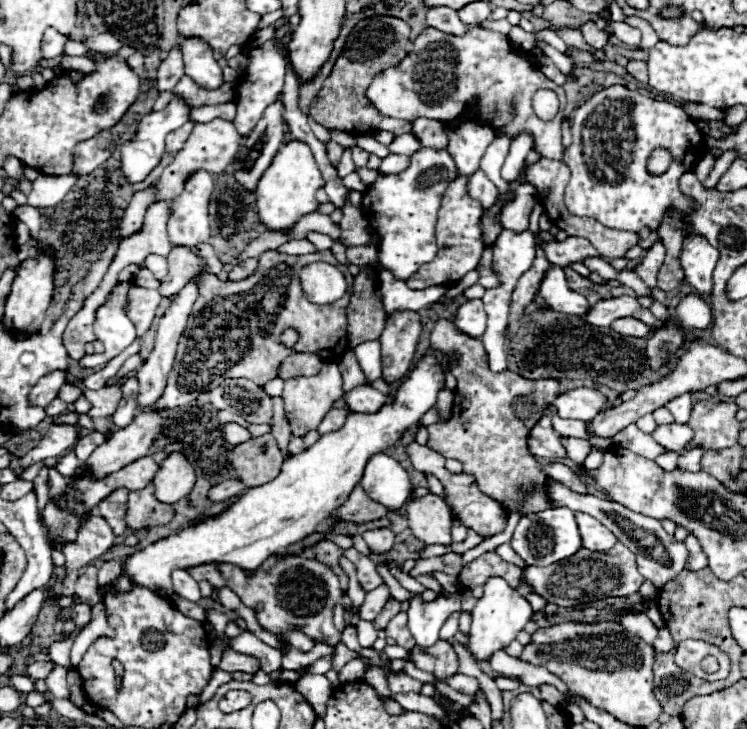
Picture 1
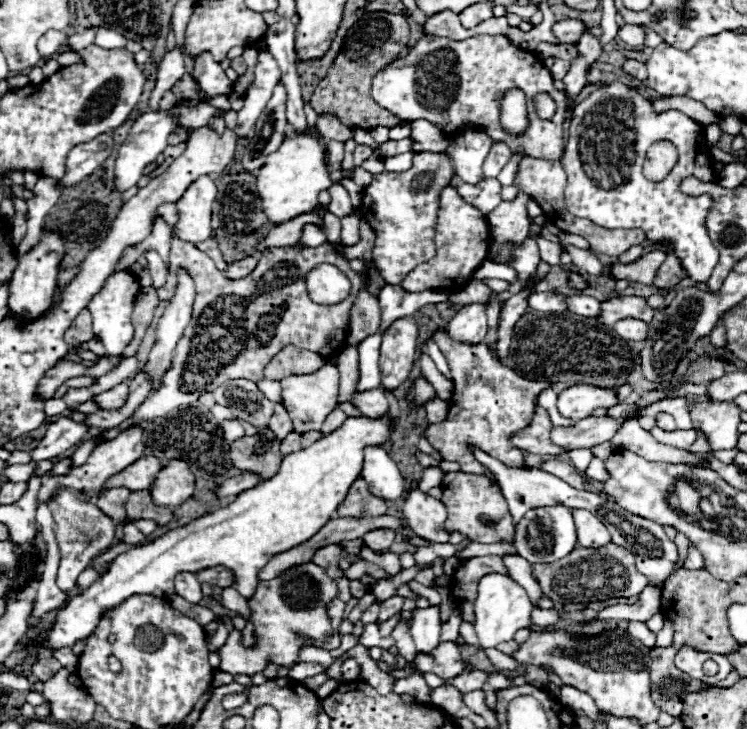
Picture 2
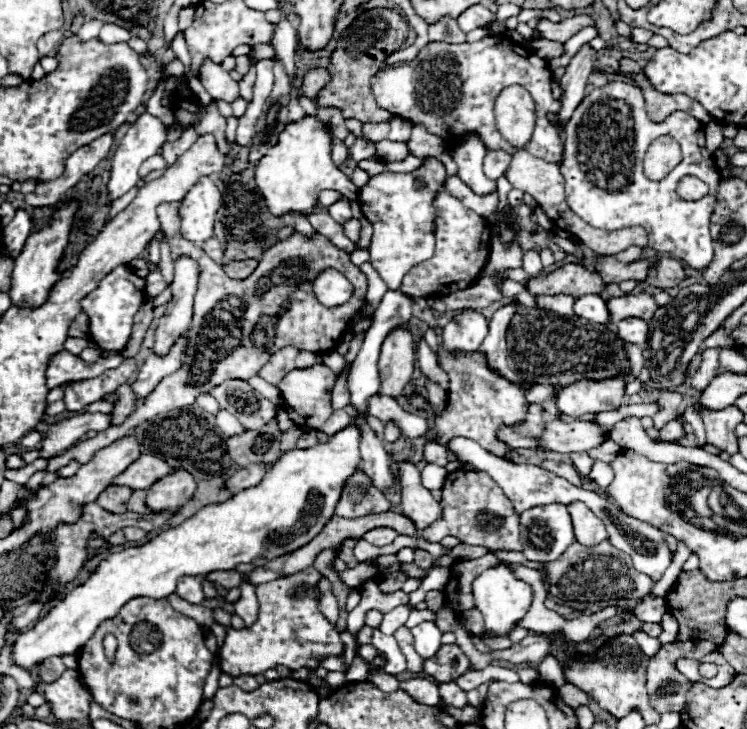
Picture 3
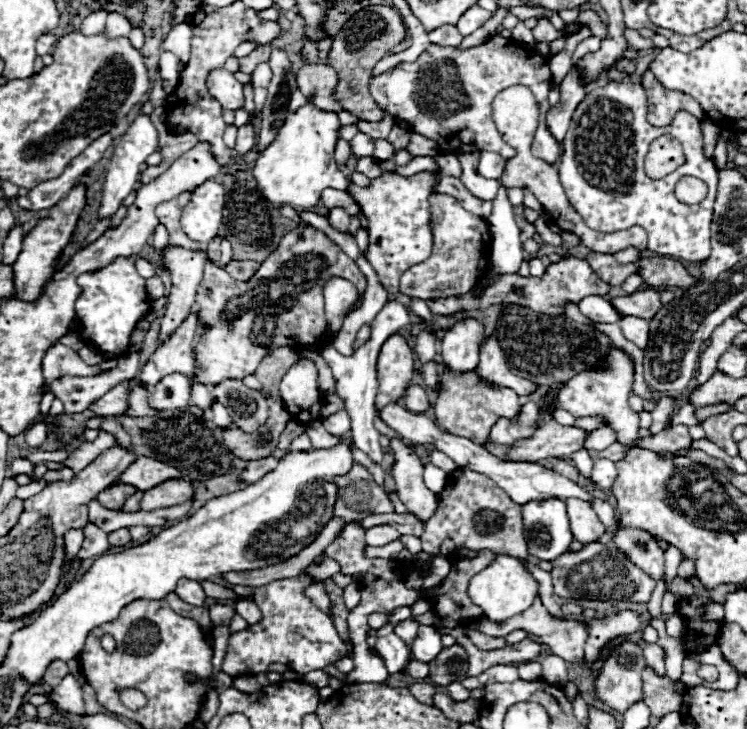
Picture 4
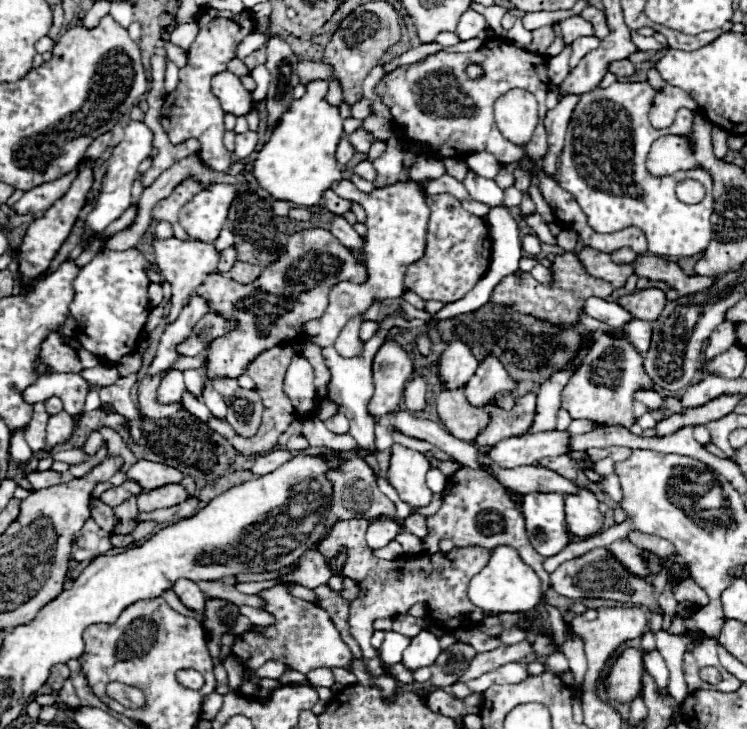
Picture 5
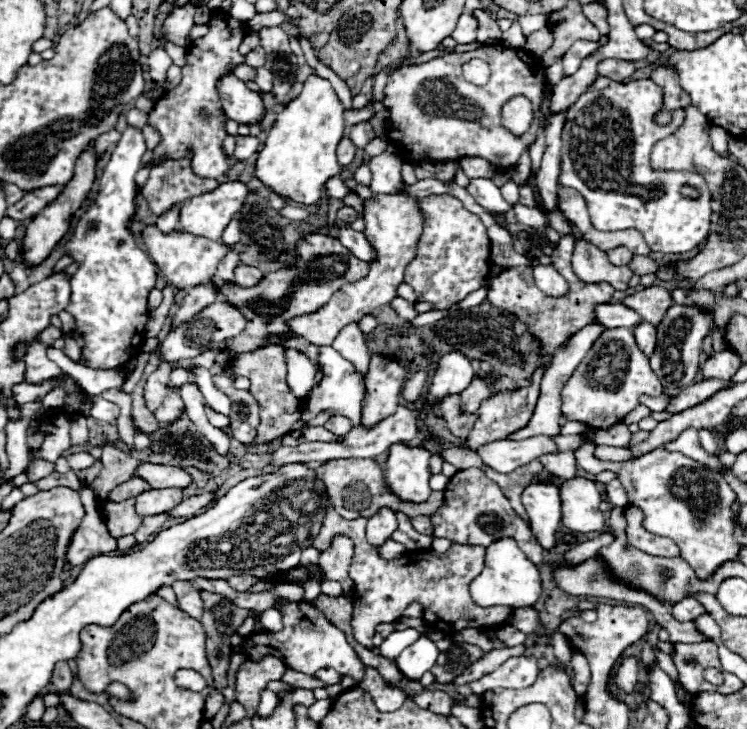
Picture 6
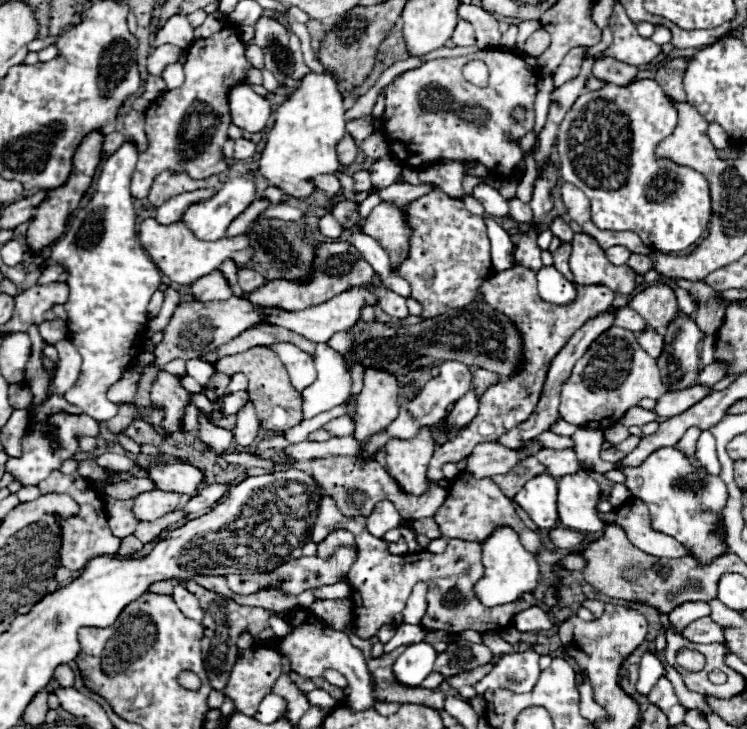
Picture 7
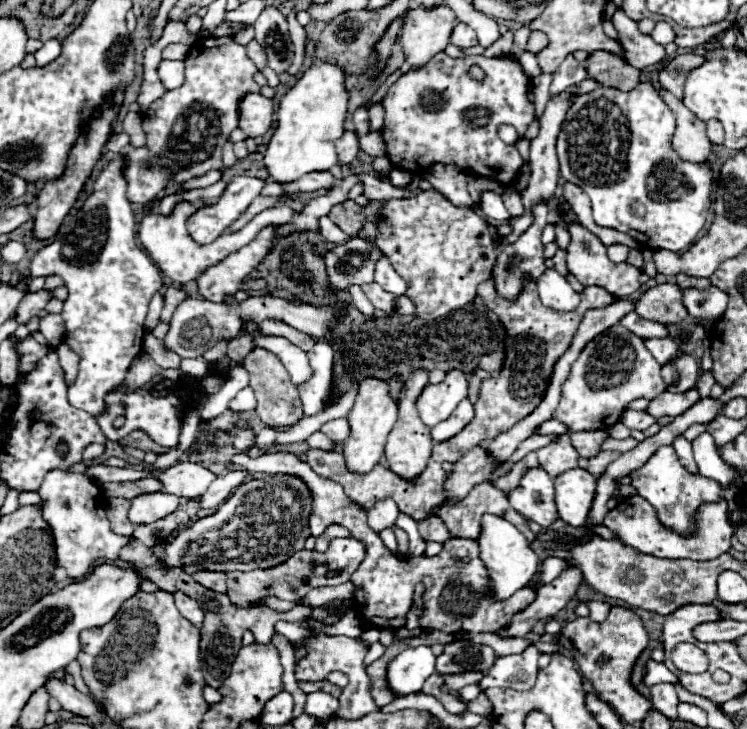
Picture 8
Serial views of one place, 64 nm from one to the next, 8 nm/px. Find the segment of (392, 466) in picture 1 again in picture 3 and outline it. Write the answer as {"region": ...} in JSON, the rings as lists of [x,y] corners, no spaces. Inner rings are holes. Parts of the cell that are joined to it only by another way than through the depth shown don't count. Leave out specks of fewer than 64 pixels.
{"region":[[[354,418],[354,424],[360,428],[360,456],[364,462],[362,470],[372,478],[372,484],[378,490],[386,490],[388,486],[392,486],[394,476],[388,466],[388,454],[384,450],[384,442],[368,426],[366,418]]]}

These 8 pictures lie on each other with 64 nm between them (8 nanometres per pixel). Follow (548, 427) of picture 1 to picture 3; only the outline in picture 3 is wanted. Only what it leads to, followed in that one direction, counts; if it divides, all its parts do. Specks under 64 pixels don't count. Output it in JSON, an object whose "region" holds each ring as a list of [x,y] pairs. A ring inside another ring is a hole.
{"region":[[[538,404],[528,406],[528,414],[522,426],[500,426],[498,440],[512,448],[530,448],[536,450],[536,440],[544,430],[544,412]]]}

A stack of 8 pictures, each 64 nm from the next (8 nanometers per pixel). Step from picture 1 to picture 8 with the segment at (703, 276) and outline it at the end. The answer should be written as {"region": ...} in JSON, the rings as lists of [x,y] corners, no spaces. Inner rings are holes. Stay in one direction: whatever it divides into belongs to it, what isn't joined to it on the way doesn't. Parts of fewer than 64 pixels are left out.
{"region":[[[640,82],[630,92],[600,86],[590,94],[578,96],[568,108],[556,140],[560,174],[566,182],[580,186],[590,196],[594,222],[630,234],[648,250],[664,248],[678,252],[692,246],[710,216],[710,194],[714,188],[712,166],[710,162],[694,164],[676,156],[672,148],[674,130],[676,120],[672,110],[662,102],[650,82]]]}

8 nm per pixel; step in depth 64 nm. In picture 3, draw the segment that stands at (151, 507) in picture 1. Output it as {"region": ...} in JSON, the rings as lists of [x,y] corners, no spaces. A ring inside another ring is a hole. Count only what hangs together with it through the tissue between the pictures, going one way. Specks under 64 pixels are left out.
{"region":[[[134,490],[132,498],[128,498],[128,502],[126,502],[126,510],[128,512],[138,512],[138,514],[152,512],[144,506],[144,500],[146,500],[146,490]]]}

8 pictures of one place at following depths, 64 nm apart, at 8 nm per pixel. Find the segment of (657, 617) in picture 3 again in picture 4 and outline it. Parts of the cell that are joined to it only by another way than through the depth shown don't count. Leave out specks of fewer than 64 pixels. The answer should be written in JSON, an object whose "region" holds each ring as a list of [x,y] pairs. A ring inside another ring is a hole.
{"region":[[[652,620],[652,626],[658,630],[658,644],[664,650],[664,660],[666,660],[666,672],[668,676],[676,682],[682,680],[682,660],[684,660],[684,638],[670,638],[666,634],[666,626],[662,620]]]}

